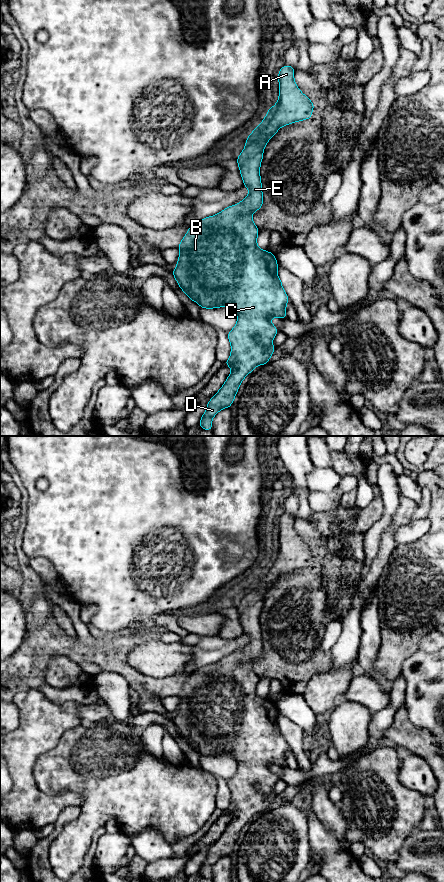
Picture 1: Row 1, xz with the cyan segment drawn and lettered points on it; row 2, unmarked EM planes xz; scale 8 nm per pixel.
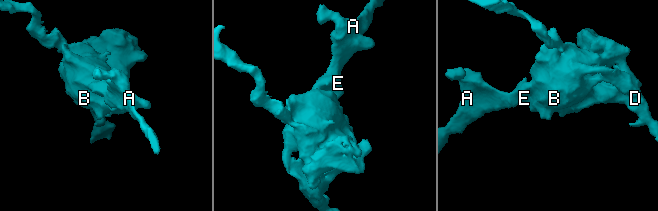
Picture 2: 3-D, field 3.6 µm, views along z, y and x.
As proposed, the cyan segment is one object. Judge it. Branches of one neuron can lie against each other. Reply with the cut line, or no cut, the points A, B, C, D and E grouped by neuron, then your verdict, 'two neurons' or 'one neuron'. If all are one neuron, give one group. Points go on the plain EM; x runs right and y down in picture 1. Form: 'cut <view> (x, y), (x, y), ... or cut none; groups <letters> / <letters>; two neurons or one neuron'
cut none; groups A B C D E; one neuron

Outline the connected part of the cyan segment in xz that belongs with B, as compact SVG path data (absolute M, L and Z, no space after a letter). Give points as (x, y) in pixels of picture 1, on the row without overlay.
M286 512L279 518L278 549L268 557L264 568L246 586L245 596L236 606L243 634L249 637L248 644L216 663L195 670L176 695L181 701L172 722L184 742L198 751L201 757L229 754L237 762L236 773L227 781L231 792L230 805L223 810L231 815L231 821L219 839L209 848L199 870L199 875L207 879L212 879L213 865L220 858L231 855L243 827L256 814L270 810L269 807L275 798L272 789L279 781L270 767L287 767L286 753L289 745L277 723L278 711L275 702L257 694L260 677L254 672L252 662L263 653L260 613L267 590L282 574L311 567L315 555L311 547L297 535L294 520L295 516Z

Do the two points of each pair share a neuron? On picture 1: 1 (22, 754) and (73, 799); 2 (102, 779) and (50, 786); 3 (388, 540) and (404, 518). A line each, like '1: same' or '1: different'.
1: same
2: same
3: same

